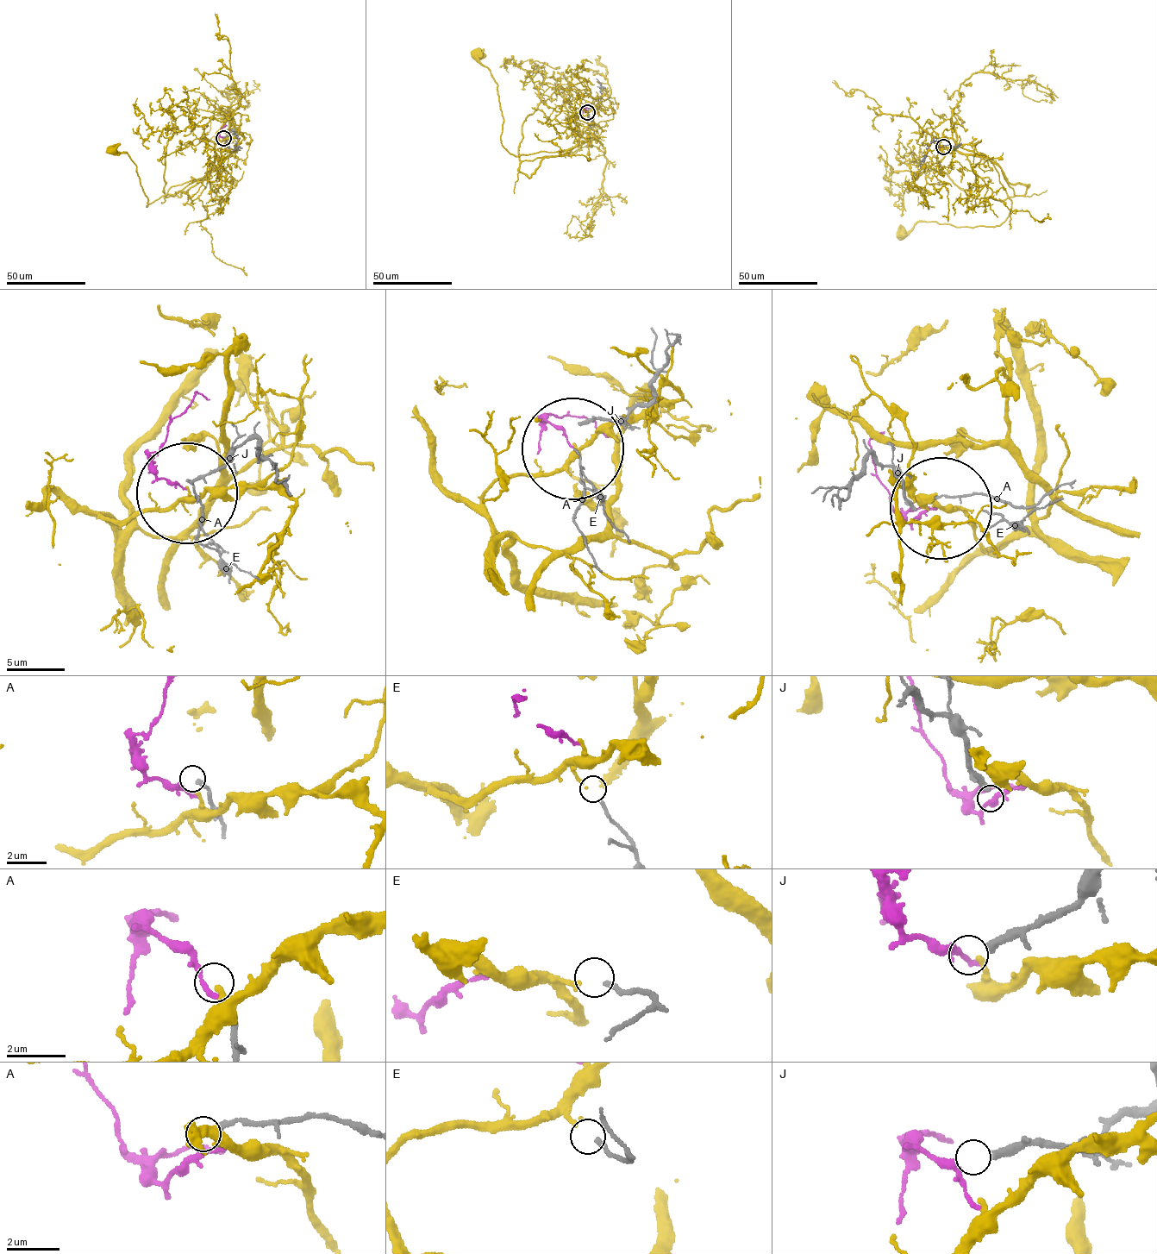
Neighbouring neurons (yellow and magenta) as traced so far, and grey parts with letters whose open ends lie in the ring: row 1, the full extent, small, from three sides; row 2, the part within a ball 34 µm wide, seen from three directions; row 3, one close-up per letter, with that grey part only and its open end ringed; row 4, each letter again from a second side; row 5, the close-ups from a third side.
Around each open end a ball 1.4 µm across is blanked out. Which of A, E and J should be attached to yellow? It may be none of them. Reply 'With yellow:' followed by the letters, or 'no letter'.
With yellow: E

